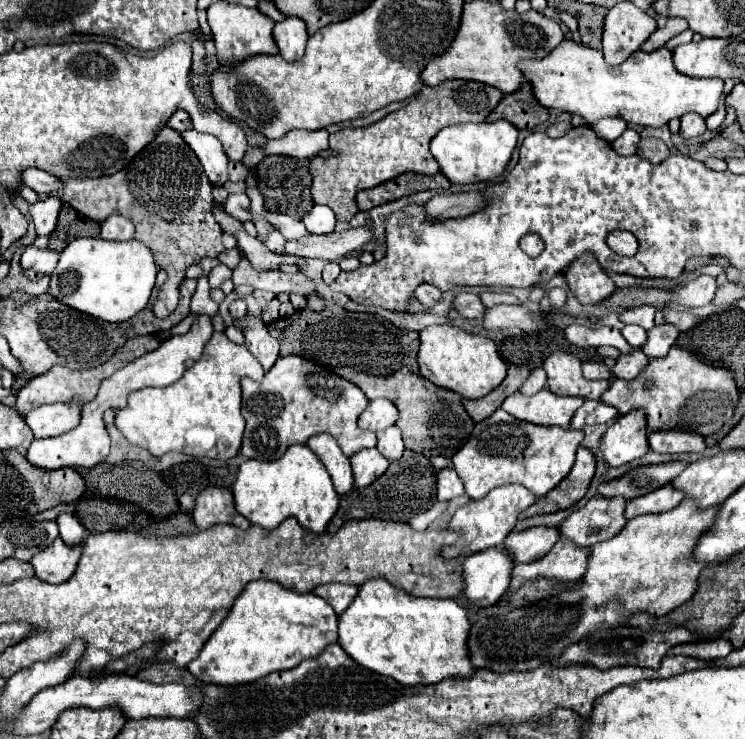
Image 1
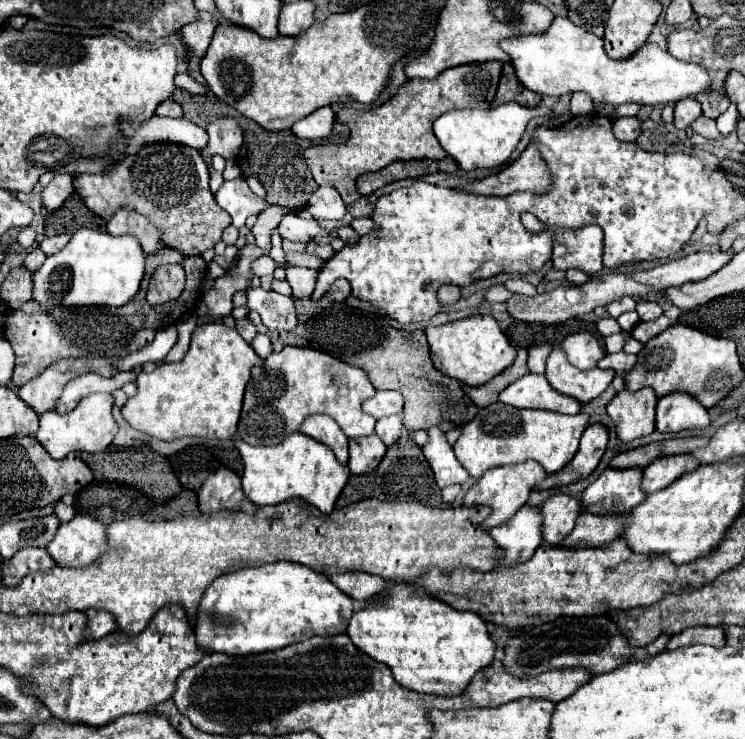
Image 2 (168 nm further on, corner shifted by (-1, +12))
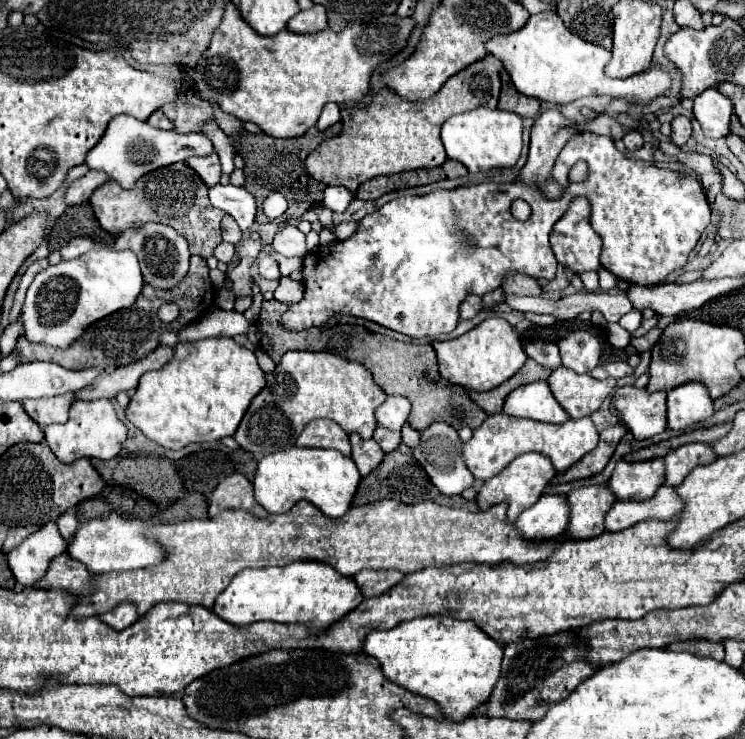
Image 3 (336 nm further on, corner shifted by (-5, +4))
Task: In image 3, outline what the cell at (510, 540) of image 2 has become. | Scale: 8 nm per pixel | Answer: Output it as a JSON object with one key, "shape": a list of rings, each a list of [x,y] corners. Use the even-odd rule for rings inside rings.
{"shape":[[[543,494],[515,522],[527,542],[553,540],[567,528],[567,496]]]}

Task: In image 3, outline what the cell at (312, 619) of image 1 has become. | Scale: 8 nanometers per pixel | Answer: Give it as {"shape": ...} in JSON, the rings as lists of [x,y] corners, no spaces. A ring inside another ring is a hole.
{"shape":[[[293,562],[287,566],[241,570],[223,590],[223,594],[217,596],[213,612],[236,626],[246,626],[261,620],[285,624],[303,622],[309,628],[313,624],[313,632],[317,634],[357,608],[361,600],[363,594],[351,576],[341,576],[325,562]]]}

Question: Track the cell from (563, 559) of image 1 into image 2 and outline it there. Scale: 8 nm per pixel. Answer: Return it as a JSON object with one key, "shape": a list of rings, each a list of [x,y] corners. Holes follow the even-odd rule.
{"shape":[[[581,512],[575,528],[561,546],[573,546],[573,544],[587,544],[587,546],[603,546],[615,540],[619,536],[619,530],[623,528],[623,518],[621,516],[593,516],[589,512]]]}

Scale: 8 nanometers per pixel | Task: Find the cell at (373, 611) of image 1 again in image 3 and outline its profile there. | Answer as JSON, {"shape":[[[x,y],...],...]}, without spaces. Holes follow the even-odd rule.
{"shape":[[[423,616],[401,622],[393,630],[373,630],[365,640],[363,652],[379,660],[383,674],[389,680],[395,680],[409,692],[433,700],[443,716],[451,720],[465,720],[481,702],[489,700],[499,680],[503,660],[503,648],[495,640],[485,636],[485,632],[481,632],[471,620],[455,620],[447,616]]]}

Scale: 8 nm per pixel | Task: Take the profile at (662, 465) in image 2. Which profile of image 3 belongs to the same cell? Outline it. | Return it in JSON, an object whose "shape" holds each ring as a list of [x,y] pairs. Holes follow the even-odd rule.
{"shape":[[[685,444],[683,448],[671,450],[665,456],[665,468],[667,468],[665,484],[679,486],[695,466],[711,464],[717,458],[715,452],[711,452],[711,448],[713,446],[709,444]]]}

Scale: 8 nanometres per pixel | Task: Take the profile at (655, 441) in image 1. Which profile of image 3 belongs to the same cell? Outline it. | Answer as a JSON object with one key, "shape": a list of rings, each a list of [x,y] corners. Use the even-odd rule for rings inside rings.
{"shape":[[[695,380],[681,384],[667,396],[667,428],[673,432],[685,432],[693,424],[711,418],[713,412],[707,386]]]}

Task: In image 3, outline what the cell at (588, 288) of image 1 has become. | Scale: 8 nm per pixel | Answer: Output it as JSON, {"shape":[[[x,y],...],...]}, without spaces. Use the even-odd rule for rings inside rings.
{"shape":[[[583,196],[581,198],[573,198],[573,202],[567,208],[567,212],[561,216],[559,222],[555,222],[555,226],[551,230],[551,248],[553,248],[553,254],[557,256],[557,262],[561,262],[563,266],[571,268],[577,274],[581,274],[585,270],[597,270],[601,266],[599,264],[601,238],[591,228],[589,214],[591,214],[589,200],[583,198]]]}

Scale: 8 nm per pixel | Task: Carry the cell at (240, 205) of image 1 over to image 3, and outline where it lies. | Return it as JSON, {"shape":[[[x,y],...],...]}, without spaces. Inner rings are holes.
{"shape":[[[217,184],[209,188],[209,200],[215,208],[231,214],[243,232],[253,226],[257,202],[253,194],[247,192],[245,188],[237,188],[233,184],[227,184],[227,186]]]}

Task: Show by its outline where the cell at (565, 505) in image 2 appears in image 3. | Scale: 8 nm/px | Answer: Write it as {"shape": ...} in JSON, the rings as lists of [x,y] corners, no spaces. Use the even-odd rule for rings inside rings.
{"shape":[[[607,484],[575,488],[567,496],[567,500],[571,508],[571,520],[569,520],[567,532],[573,538],[585,540],[605,532],[603,514],[607,514],[607,508],[611,504],[615,504],[615,496],[607,492]]]}

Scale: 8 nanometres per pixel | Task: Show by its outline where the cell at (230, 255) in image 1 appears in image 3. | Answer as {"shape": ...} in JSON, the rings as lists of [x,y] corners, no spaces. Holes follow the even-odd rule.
{"shape":[[[223,216],[221,220],[221,230],[223,230],[223,242],[229,242],[229,244],[237,244],[241,240],[241,230],[239,226],[235,224],[235,220],[231,216]]]}

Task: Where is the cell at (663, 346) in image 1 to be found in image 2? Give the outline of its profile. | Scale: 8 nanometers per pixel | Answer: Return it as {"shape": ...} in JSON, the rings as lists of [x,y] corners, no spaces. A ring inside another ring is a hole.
{"shape":[[[659,316],[657,320],[651,320],[651,322],[639,322],[635,328],[633,328],[633,338],[635,340],[639,340],[639,342],[647,342],[647,340],[651,340],[651,338],[655,338],[657,334],[661,334],[661,332],[665,332],[667,328],[671,328],[671,322],[669,322],[669,318],[665,318],[665,316]]]}

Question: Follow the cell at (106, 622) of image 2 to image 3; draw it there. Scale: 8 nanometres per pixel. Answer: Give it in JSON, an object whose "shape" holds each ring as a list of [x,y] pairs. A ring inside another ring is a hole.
{"shape":[[[119,604],[119,608],[101,616],[101,620],[115,630],[125,630],[127,626],[135,624],[137,618],[139,618],[139,614],[135,612],[135,604]]]}

